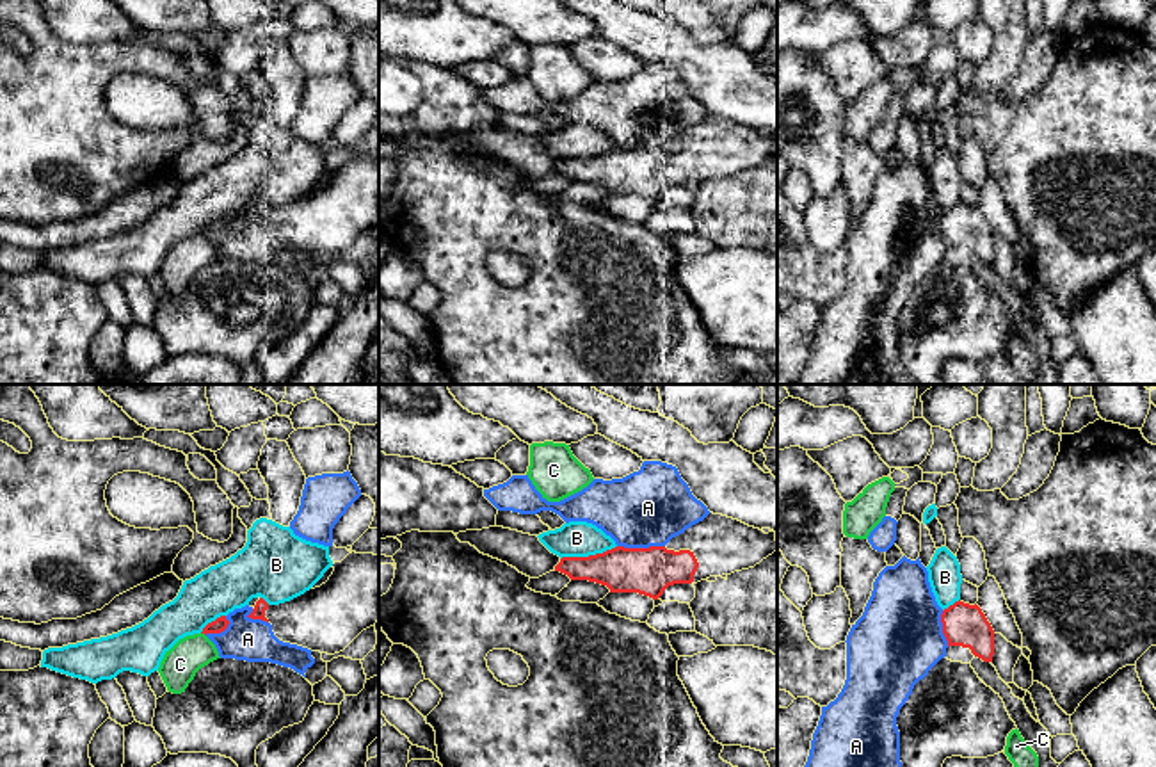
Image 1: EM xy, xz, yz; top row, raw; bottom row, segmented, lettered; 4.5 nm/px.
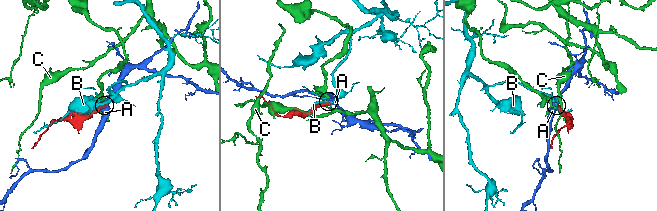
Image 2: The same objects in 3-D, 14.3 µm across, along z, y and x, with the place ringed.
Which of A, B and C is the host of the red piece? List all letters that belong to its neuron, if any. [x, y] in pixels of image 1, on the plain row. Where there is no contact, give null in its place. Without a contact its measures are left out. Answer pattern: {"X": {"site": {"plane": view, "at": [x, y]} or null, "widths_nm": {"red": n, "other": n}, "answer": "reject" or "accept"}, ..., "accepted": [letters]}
{"A": {"site": {"plane": "xz", "at": [641, 150]}, "widths_nm": {"red": 220, "other": 340}, "answer": "reject"}, "B": {"site": {"plane": "xz", "at": [589, 157]}, "widths_nm": {"red": 200, "other": 160}, "answer": "reject"}, "C": {"site": {"plane": "xy", "at": [203, 234]}, "widths_nm": {"red": 70, "other": 160}, "answer": "reject"}, "accepted": []}

